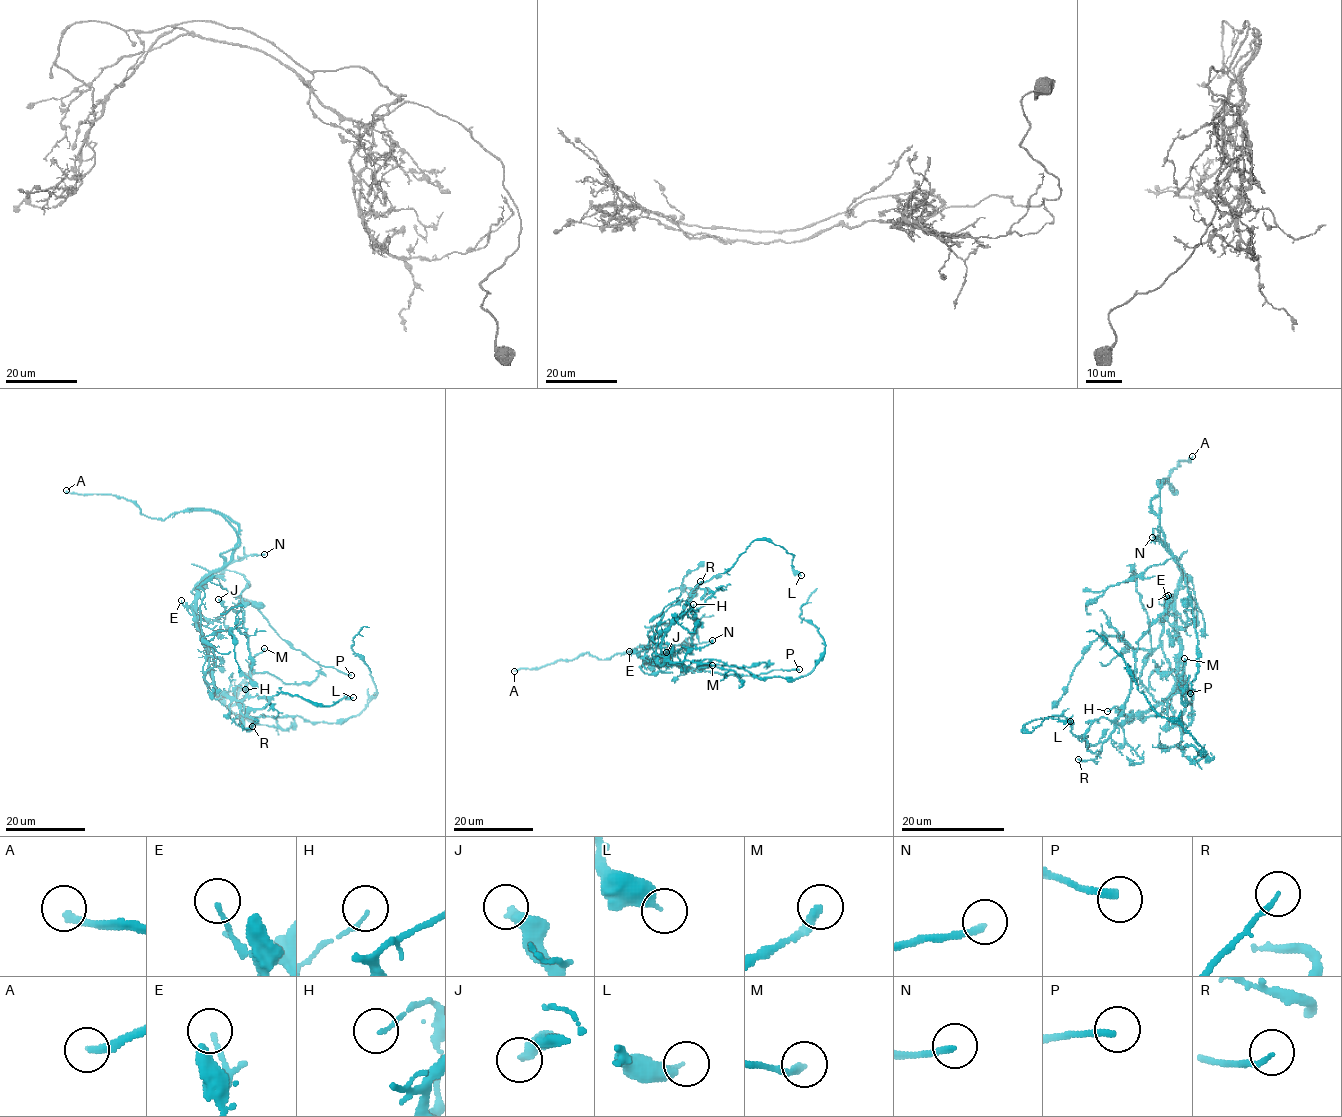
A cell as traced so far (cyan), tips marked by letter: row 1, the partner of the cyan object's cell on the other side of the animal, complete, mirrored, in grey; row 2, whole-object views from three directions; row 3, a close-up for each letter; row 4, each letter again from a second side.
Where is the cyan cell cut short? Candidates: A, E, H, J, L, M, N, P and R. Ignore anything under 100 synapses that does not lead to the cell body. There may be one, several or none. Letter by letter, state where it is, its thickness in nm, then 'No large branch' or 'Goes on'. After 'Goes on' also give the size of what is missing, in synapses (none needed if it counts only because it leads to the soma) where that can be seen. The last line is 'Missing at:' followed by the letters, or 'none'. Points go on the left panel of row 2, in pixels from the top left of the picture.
A: Place: (66, 490). Thickness 260 nm. Goes on. Roughly 120 synapses
E: Place: (181, 600). Thickness 130 nm. No large branch
H: Place: (245, 689). Thickness 120 nm. No large branch
J: Place: (218, 599). Thickness 360 nm. No large branch
L: Place: (353, 697). Thickness 320 nm. No large branch
M: Place: (264, 648). Thickness 240 nm. No large branch
N: Place: (264, 554). Thickness 200 nm. Goes on
P: Place: (351, 675). Thickness 240 nm. No large branch
R: Place: (252, 726). Thickness 150 nm. No large branch
Missing at: A, N

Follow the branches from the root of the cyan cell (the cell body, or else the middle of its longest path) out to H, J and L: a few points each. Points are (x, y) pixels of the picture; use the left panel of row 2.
H: (207, 656), (208, 670), (217, 689), (232, 698), (237, 685), (245, 689)
J: (207, 656), (200, 625), (208, 625), (224, 613), (224, 606), (218, 599)
L: (207, 656), (213, 685), (242, 704), (243, 715), (261, 709), (280, 692), (324, 705), (344, 694), (353, 697)

